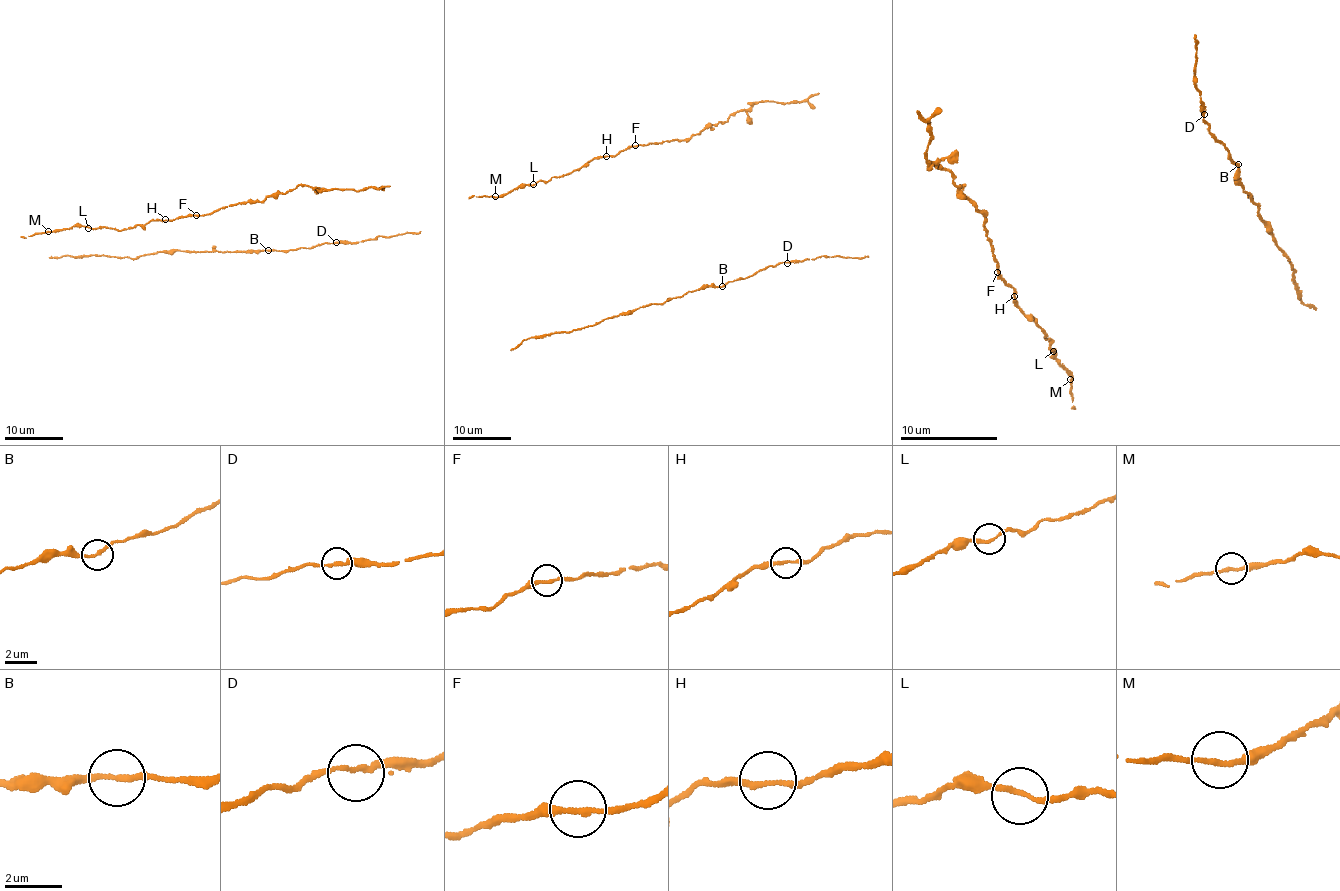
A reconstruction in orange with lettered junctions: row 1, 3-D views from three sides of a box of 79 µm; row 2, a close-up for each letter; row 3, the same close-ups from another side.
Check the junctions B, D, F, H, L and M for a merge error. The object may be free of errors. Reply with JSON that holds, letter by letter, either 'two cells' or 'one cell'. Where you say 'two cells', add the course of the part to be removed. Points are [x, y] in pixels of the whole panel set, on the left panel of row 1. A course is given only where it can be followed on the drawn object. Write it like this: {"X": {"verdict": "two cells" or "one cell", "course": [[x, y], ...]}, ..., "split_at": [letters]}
{"B": {"verdict": "one cell"}, "D": {"verdict": "one cell"}, "F": {"verdict": "one cell"}, "H": {"verdict": "one cell"}, "L": {"verdict": "one cell"}, "M": {"verdict": "one cell"}, "split_at": []}

